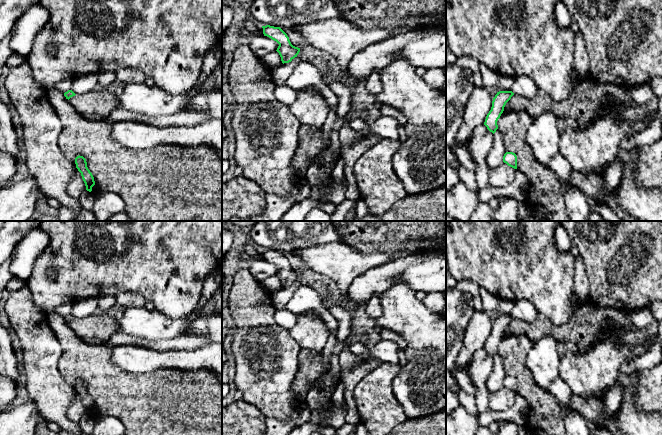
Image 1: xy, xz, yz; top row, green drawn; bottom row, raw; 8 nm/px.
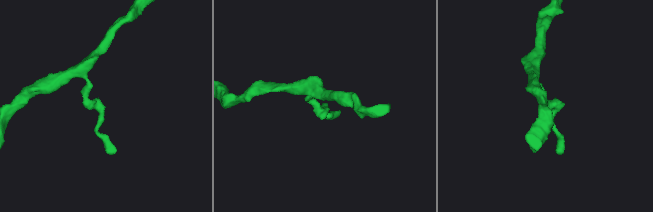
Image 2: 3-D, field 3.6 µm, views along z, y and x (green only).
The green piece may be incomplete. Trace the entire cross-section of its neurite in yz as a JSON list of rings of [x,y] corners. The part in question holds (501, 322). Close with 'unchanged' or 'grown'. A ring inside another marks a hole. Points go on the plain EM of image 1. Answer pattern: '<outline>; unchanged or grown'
[[[499,315],[493,322],[491,334],[487,338],[484,346],[487,353],[493,358],[498,353],[497,345],[503,337],[506,327],[513,319],[514,317],[512,315]]]; unchanged

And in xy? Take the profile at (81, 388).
[[[83,380],[75,382],[75,388],[78,395],[81,397],[82,403],[85,407],[86,414],[91,416],[92,411],[95,409],[94,401],[87,391],[86,383]]]; unchanged

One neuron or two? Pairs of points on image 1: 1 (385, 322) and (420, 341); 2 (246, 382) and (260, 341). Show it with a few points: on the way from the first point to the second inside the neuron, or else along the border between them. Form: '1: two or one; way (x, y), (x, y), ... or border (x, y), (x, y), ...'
1: one; way (394, 322), (401, 322), (411, 332)
2: one; way (256, 372), (260, 368), (260, 351)

